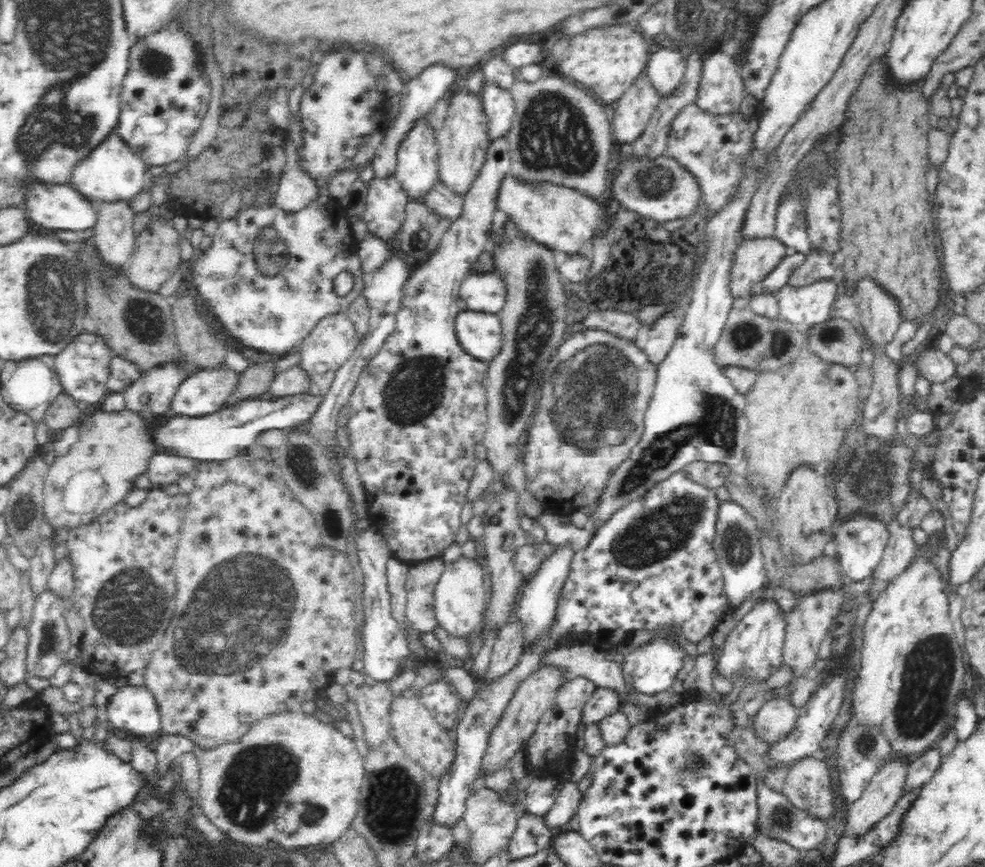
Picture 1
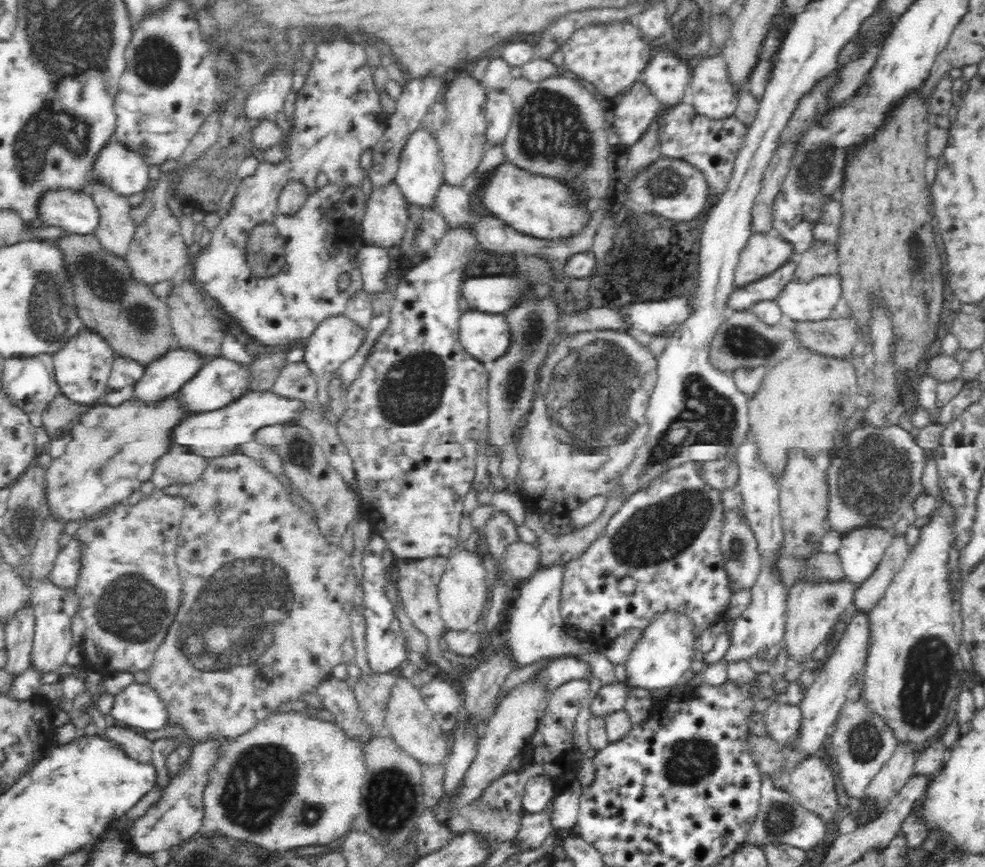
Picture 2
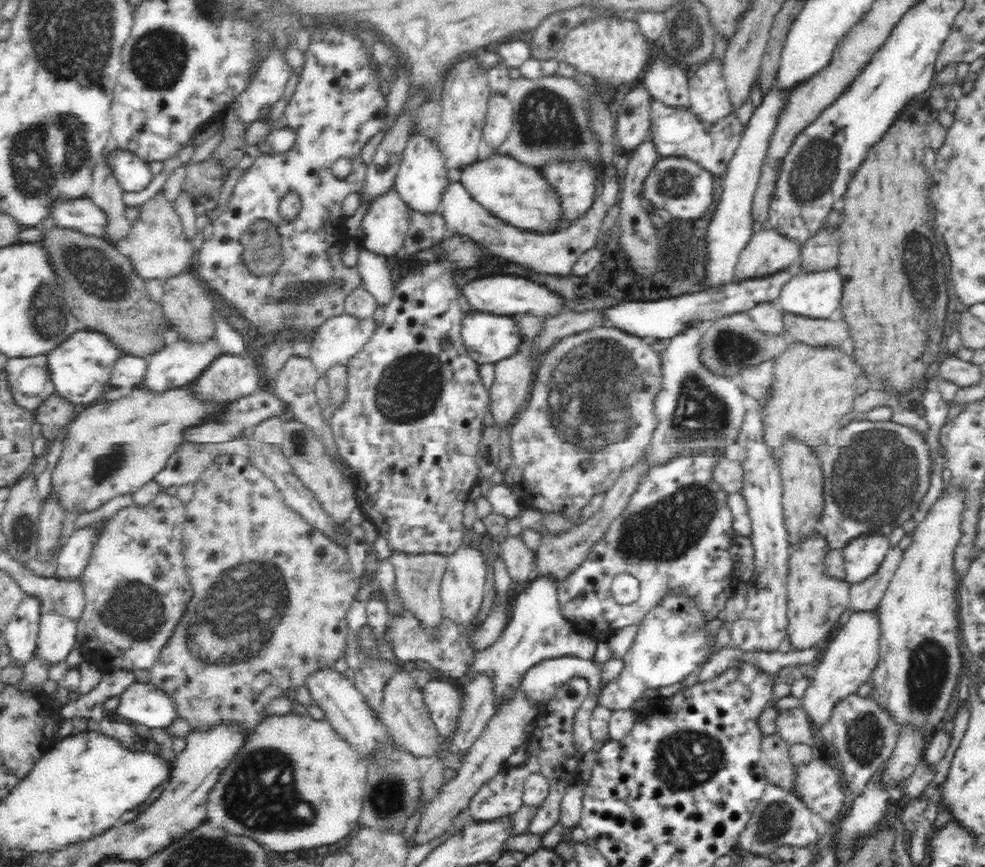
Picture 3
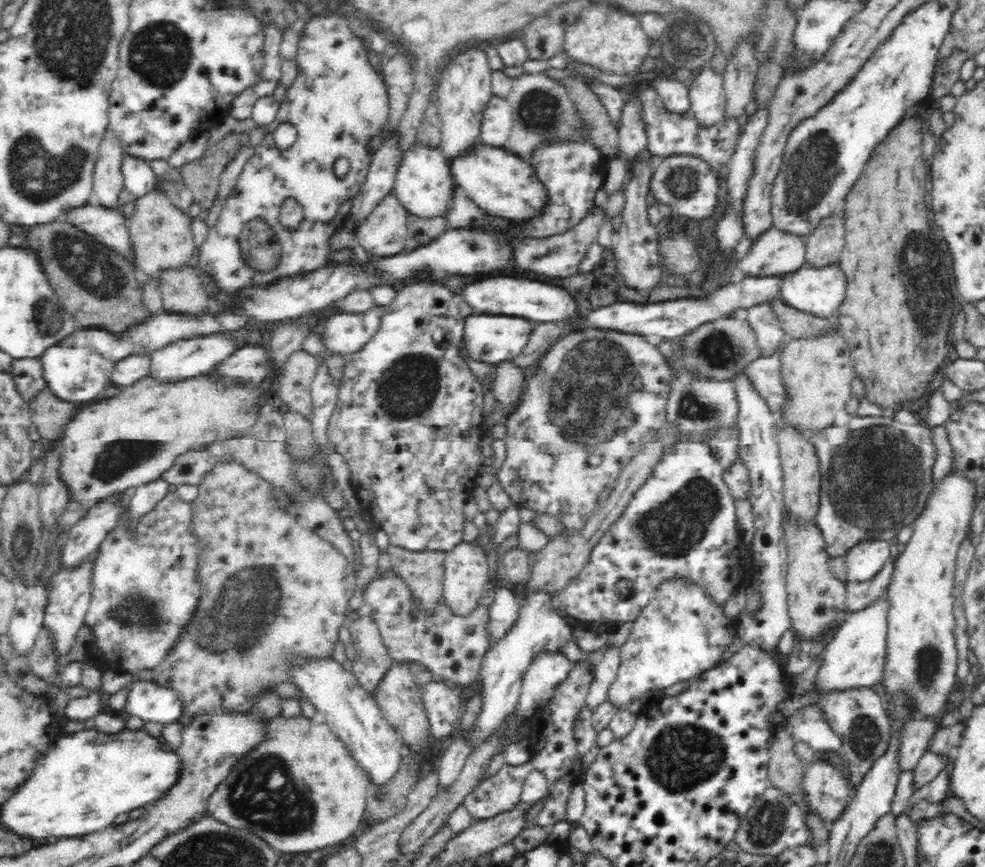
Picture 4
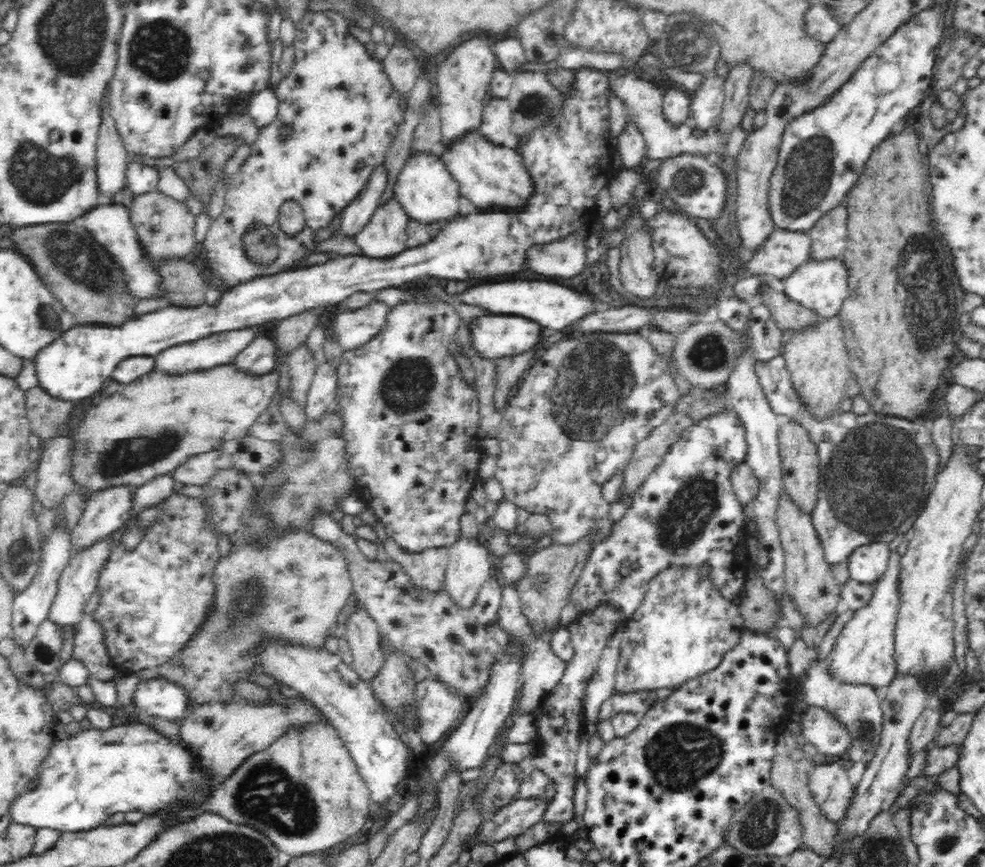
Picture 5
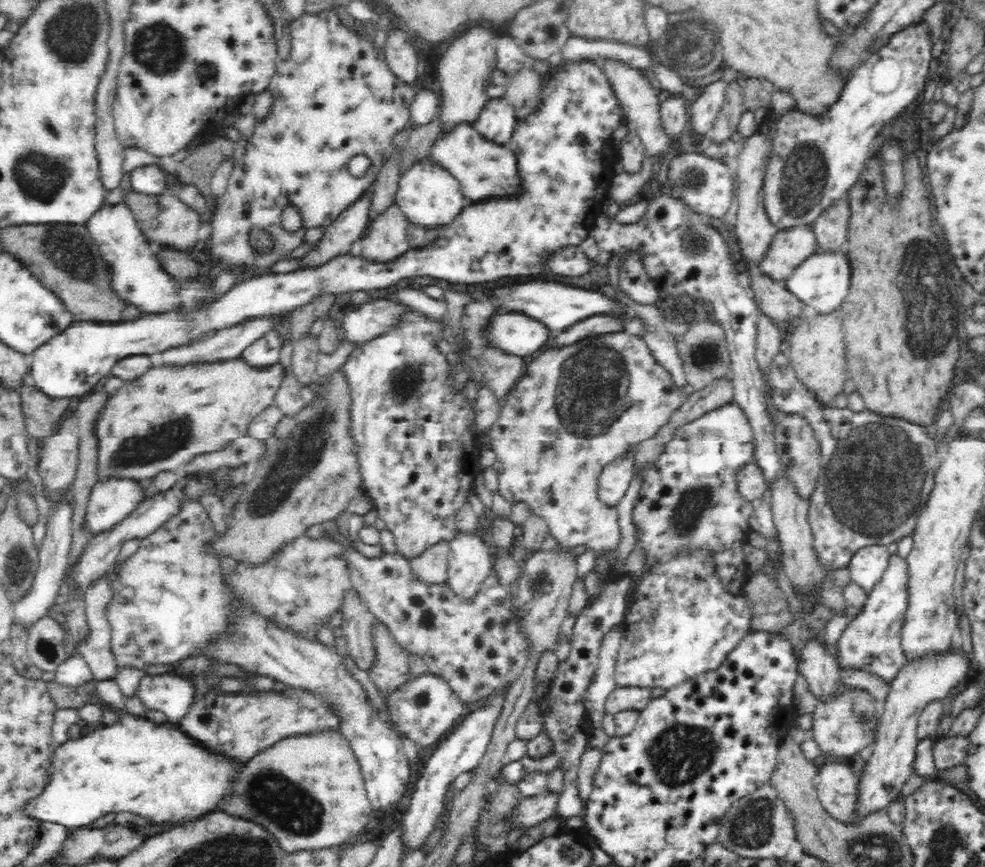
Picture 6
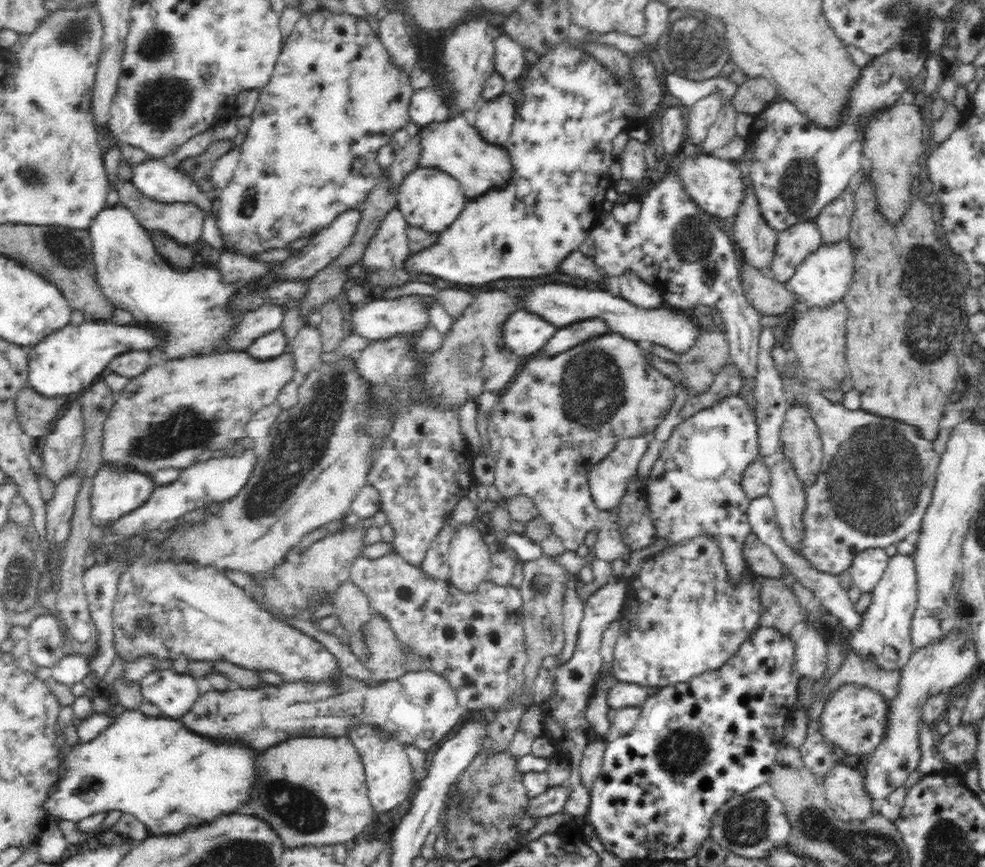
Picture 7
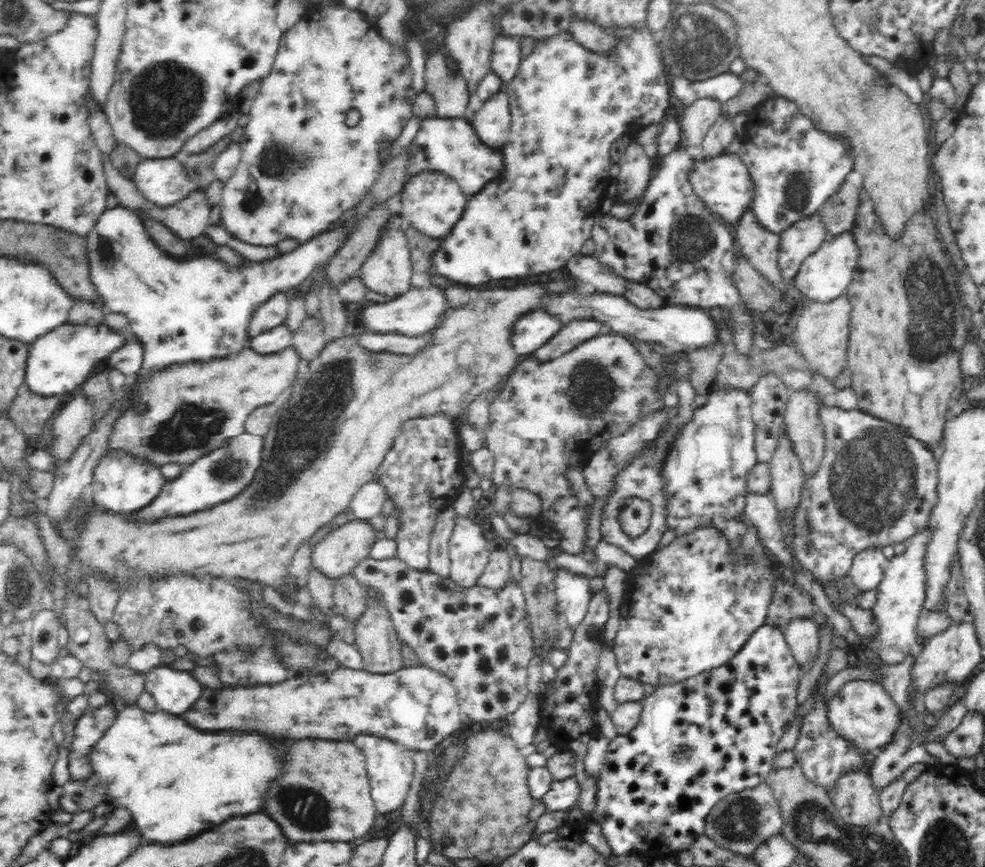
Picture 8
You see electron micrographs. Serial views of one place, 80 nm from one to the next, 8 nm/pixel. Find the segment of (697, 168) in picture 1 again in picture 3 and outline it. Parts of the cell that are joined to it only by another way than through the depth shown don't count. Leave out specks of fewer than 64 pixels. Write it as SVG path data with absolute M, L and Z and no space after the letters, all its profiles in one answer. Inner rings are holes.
M656 99L653 100L651 138L656 145L656 151L662 157L683 157L696 163L713 176L714 184L722 182L732 161L736 148L745 132L736 114L718 120L716 123L705 122L688 107L668 107Z

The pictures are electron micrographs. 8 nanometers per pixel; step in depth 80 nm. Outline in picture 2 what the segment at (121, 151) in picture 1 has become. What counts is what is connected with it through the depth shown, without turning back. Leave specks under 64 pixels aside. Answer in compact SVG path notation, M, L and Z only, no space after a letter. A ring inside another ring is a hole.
M112 137L98 152L89 181L84 188L105 186L117 196L132 196L142 192L148 184L149 166L129 148Z

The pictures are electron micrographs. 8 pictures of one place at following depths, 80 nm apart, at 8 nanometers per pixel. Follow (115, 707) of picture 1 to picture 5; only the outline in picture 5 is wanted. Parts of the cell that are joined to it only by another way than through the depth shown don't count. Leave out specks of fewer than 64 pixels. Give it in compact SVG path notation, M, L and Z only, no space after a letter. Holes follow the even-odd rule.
M161 678L140 681L136 686L134 696L132 696L132 702L131 708L138 713L144 712L144 714L148 714L152 718L164 718L164 720L177 724L186 718L186 714L190 710L185 690Z

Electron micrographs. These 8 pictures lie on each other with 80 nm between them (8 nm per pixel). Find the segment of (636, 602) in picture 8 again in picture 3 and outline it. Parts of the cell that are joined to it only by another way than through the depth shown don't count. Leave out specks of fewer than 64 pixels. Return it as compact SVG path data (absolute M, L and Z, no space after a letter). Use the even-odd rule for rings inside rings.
M669 597L660 607L652 610L640 624L634 643L623 657L624 668L620 678L610 681L602 687L596 706L604 707L612 712L631 709L632 704L643 696L642 694L648 688L662 688L662 686L672 686L672 684L682 682L698 666L702 667L705 662L708 662L710 655L713 654L712 649L715 646L715 641L709 638L706 630L707 625L708 622L701 618L692 602Z

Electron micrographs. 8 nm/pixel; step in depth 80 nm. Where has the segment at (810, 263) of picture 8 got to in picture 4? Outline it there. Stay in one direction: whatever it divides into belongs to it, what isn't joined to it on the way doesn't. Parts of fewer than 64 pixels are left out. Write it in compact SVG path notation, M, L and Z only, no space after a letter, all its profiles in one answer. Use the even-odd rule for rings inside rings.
M804 264L784 278L778 299L797 312L807 312L814 317L831 320L832 316L837 314L840 303L845 297L845 286L844 273L837 264L830 264L824 268L812 268Z

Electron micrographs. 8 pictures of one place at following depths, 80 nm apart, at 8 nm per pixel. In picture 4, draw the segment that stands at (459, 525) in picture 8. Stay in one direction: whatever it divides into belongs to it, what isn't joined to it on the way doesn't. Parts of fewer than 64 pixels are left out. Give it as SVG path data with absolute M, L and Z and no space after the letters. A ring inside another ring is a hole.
M462 541L454 550L446 553L444 582L442 582L442 597L446 607L452 611L454 617L467 618L480 607L480 600L483 598L489 581L489 566L486 563L486 548L472 541Z

